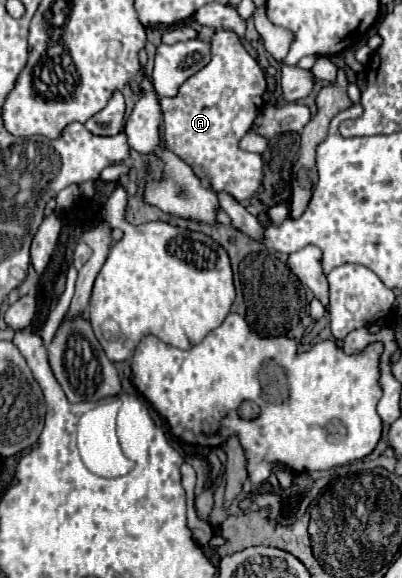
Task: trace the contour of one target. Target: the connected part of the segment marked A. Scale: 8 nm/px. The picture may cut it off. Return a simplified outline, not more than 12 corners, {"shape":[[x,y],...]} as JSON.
{"shape":[[232,30],[172,98],[166,144],[238,202],[262,156],[238,148],[264,72]]}

